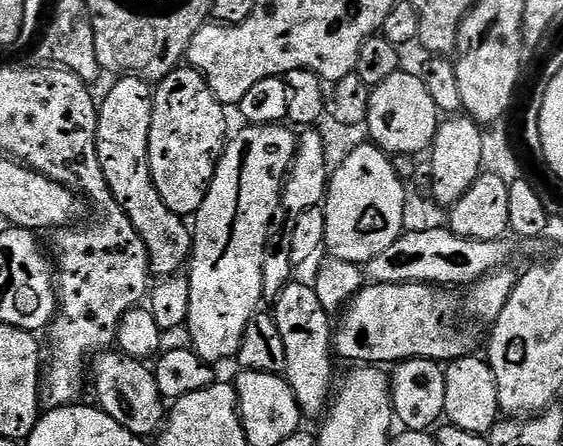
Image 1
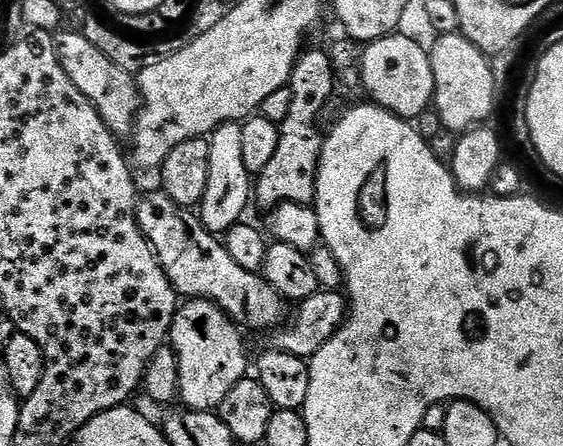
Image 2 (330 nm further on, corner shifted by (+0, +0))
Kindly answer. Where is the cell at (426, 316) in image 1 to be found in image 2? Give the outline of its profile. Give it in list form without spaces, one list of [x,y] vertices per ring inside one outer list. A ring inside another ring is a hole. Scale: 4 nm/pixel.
[[[157,190],[157,192],[150,193],[145,200],[143,197],[139,201],[137,216],[140,219],[140,229],[144,231],[144,237],[152,243],[152,248],[156,251],[156,257],[160,260],[164,273],[168,275],[170,282],[176,287],[177,293],[181,297],[188,300],[214,302],[232,320],[242,321],[245,329],[253,328],[256,332],[266,331],[265,333],[267,333],[269,330],[279,328],[284,323],[290,312],[289,301],[280,295],[280,292],[263,274],[242,270],[242,266],[238,266],[238,262],[234,262],[234,258],[230,258],[223,243],[205,228],[195,211],[175,204],[163,191]]]

